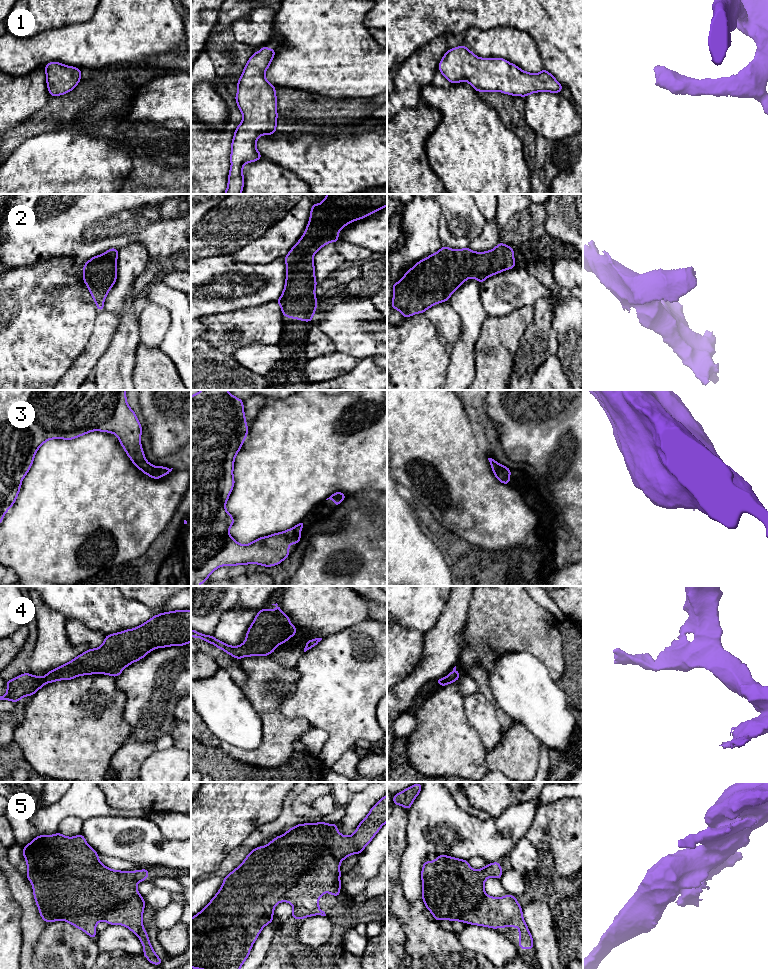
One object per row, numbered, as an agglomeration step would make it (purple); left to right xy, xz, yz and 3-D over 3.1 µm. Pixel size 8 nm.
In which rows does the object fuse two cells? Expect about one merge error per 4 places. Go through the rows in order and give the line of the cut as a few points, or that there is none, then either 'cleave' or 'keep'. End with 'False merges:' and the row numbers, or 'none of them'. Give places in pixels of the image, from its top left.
1: no cut; keep
2: no cut; keep
3: no cut; keep
4: no cut; keep
5: cut in xz along (339, 861), (328, 855), (321, 854), (289, 889), (282, 900); cleave
False merges: 5

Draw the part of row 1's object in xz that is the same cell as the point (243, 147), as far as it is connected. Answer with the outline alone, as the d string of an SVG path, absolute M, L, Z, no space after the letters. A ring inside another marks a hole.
M264 45L260 51L253 53L237 81L235 100L243 120L238 124L231 143L231 168L224 194L242 193L243 165L262 158L256 149L256 141L261 135L277 132L276 87L265 78L275 52L275 49Z

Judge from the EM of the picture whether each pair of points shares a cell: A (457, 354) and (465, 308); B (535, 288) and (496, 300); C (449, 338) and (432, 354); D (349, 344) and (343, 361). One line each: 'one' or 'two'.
A: one
B: one
C: two
D: two

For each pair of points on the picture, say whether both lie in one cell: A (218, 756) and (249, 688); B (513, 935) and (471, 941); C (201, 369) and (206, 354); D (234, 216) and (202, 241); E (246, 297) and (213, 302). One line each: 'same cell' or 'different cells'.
A: different cells
B: different cells
C: same cell
D: same cell
E: same cell

